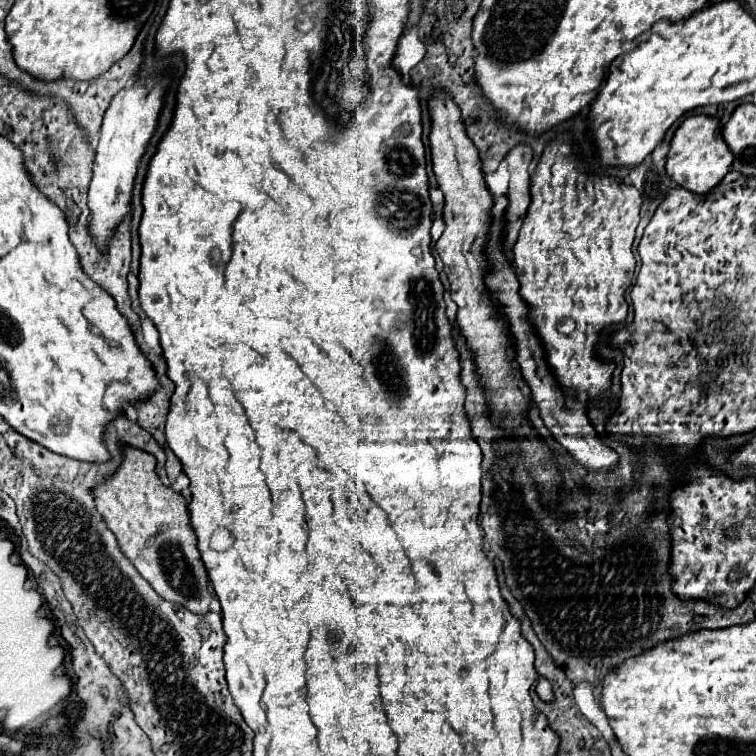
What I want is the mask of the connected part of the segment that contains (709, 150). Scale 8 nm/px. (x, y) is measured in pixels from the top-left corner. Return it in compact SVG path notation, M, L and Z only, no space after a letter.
M705 114L687 116L683 124L677 128L671 140L671 150L667 154L667 174L675 180L675 184L695 194L707 194L723 180L731 164L733 164L733 152L723 140L719 120Z

